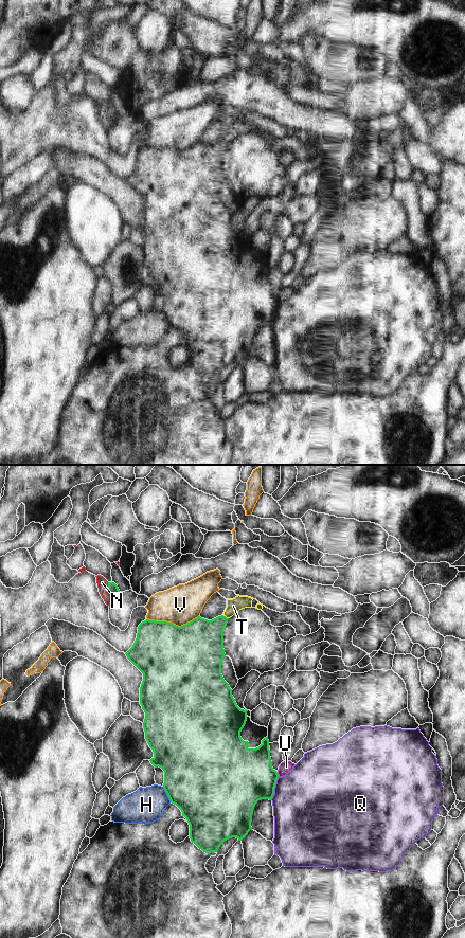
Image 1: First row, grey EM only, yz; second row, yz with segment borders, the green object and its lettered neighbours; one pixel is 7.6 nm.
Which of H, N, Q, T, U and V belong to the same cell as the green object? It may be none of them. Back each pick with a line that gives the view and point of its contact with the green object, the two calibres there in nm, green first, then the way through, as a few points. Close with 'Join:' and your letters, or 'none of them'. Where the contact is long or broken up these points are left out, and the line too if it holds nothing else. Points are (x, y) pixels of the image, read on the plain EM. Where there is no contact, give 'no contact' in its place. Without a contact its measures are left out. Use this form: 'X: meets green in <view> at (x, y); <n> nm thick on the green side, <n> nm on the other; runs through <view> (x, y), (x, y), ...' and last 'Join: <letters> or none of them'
T: meets green in yz at (225, 142); 320 nm thick on the green side, 110 nm on the other; runs through yz (202, 166), (225, 142), (233, 131)
Join: T

